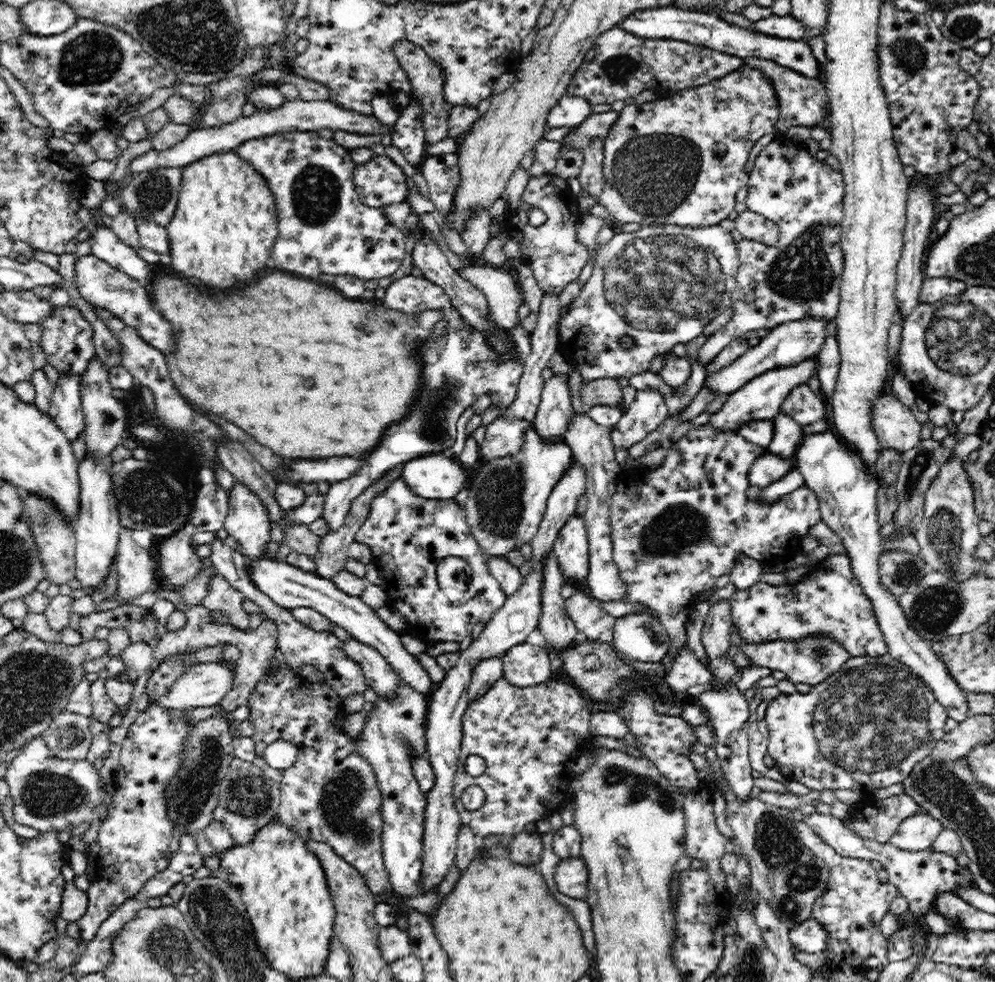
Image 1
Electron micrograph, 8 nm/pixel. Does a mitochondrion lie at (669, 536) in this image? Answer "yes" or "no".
yes

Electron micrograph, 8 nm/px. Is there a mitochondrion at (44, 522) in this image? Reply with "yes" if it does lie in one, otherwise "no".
yes

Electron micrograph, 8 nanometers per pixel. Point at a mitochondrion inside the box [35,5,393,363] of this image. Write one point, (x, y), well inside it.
(93, 55)

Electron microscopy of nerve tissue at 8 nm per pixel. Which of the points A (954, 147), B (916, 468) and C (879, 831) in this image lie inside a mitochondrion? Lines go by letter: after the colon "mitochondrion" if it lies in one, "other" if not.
A: other
B: mitochondrion
C: other

